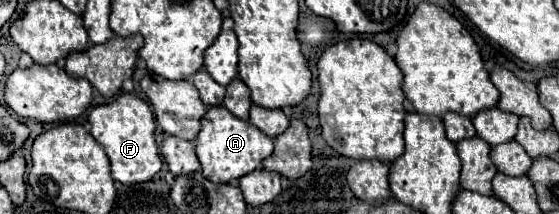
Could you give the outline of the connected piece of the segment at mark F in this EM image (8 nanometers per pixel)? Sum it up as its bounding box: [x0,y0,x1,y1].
[87,92,161,184]

